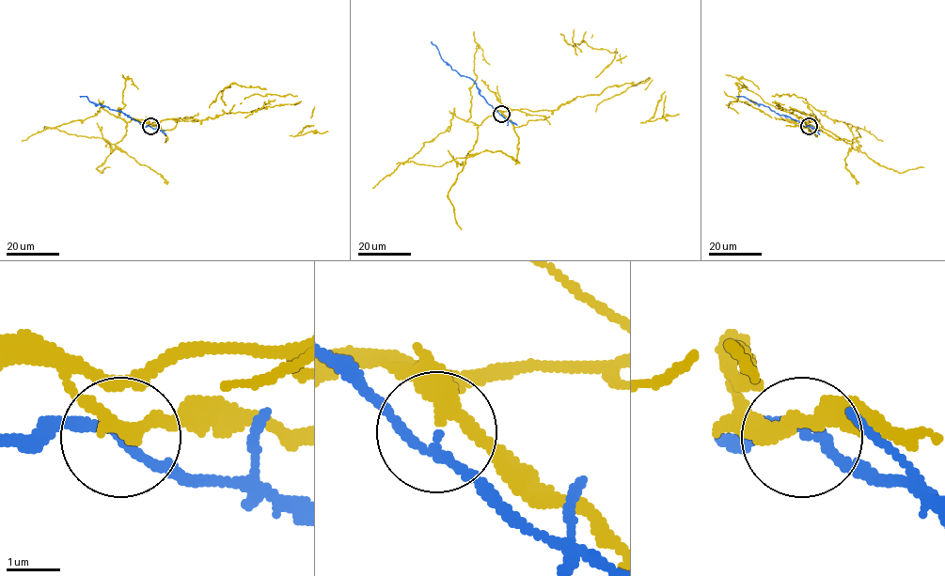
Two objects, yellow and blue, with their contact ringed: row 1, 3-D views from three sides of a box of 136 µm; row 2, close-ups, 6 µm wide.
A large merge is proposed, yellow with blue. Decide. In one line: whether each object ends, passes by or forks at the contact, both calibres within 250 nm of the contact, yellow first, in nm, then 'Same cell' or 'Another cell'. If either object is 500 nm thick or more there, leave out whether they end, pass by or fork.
At the ring yellow passes by. At the ring blue passes by. Thickness 280 nm (yellow) against 150 nm. Another cell

